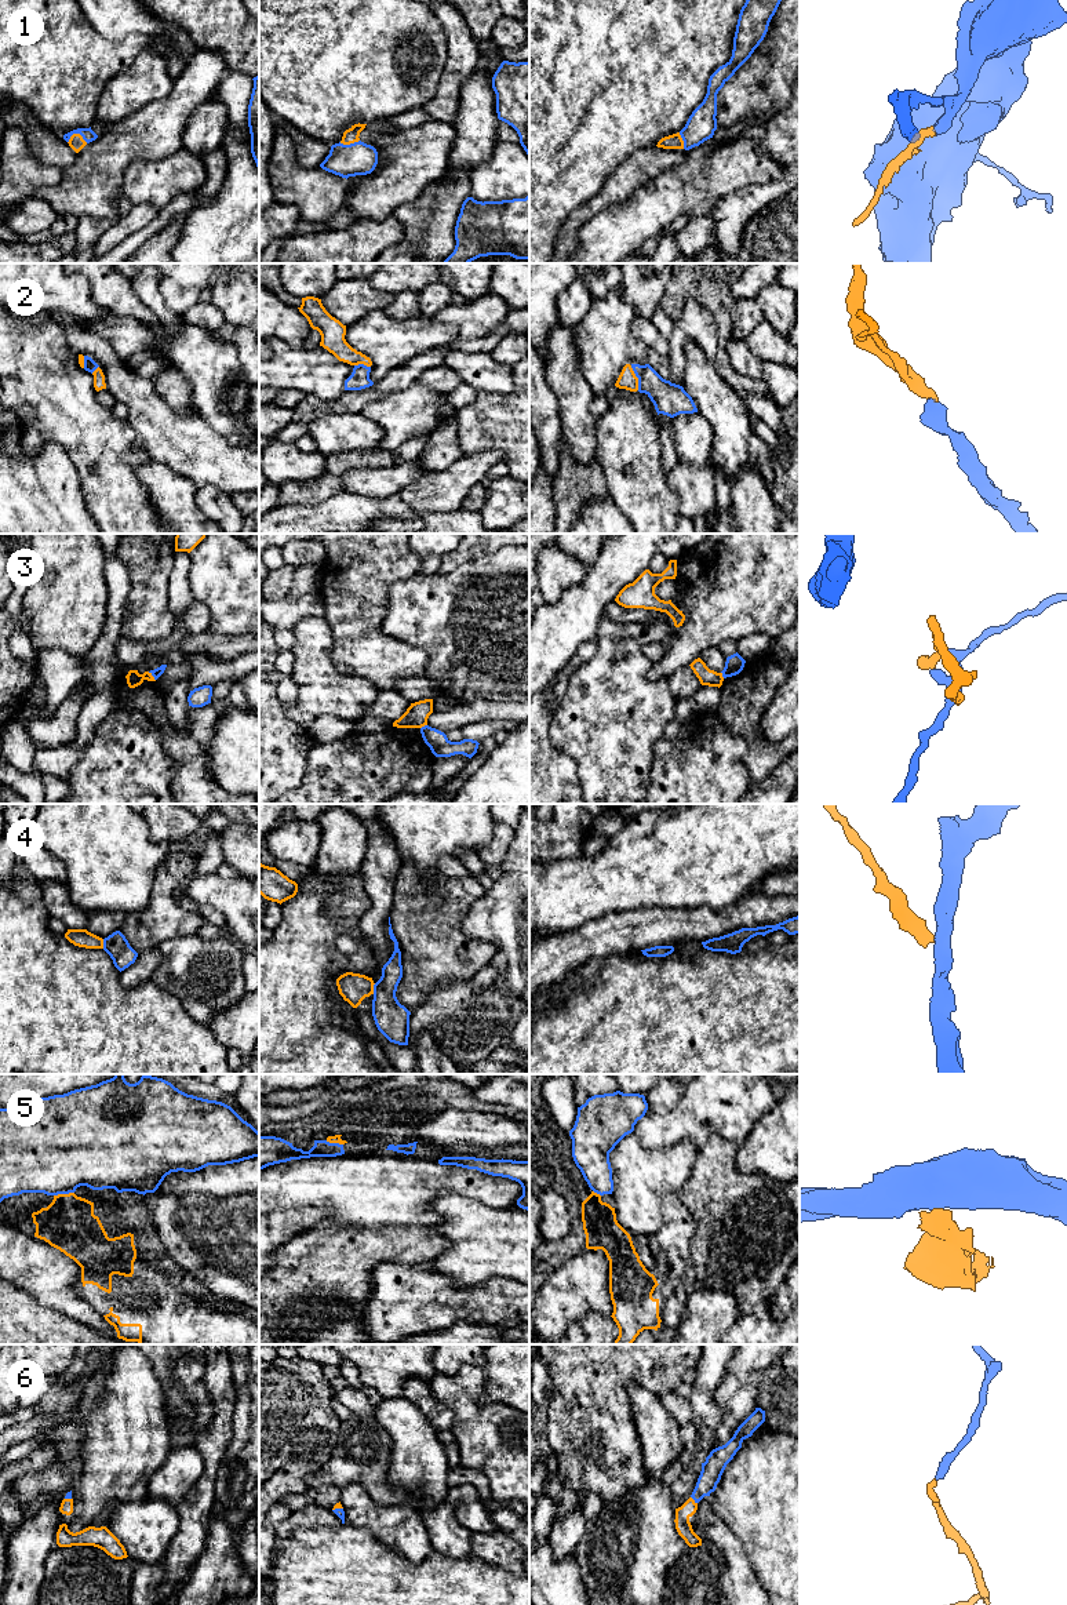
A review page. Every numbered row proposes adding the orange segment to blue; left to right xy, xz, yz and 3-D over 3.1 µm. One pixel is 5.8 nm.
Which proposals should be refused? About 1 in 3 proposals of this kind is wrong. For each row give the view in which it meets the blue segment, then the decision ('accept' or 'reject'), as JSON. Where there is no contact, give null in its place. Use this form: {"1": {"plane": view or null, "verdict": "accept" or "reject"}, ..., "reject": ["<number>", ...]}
{"1": {"plane": "xy", "verdict": "accept"}, "2": {"plane": "yz", "verdict": "accept"}, "3": {"plane": "xy", "verdict": "reject"}, "4": {"plane": "xz", "verdict": "reject"}, "5": {"plane": "xy", "verdict": "reject"}, "6": {"plane": "yz", "verdict": "accept"}, "reject": ["3", "4", "5"]}

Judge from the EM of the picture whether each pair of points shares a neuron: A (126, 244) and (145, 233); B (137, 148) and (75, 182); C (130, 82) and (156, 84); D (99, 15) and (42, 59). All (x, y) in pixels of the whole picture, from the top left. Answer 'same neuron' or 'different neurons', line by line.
A: same neuron
B: same neuron
C: same neuron
D: different neurons

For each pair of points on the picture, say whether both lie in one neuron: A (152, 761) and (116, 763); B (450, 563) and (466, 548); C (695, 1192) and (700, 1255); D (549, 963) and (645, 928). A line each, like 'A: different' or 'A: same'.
A: same
B: same
C: same
D: same

